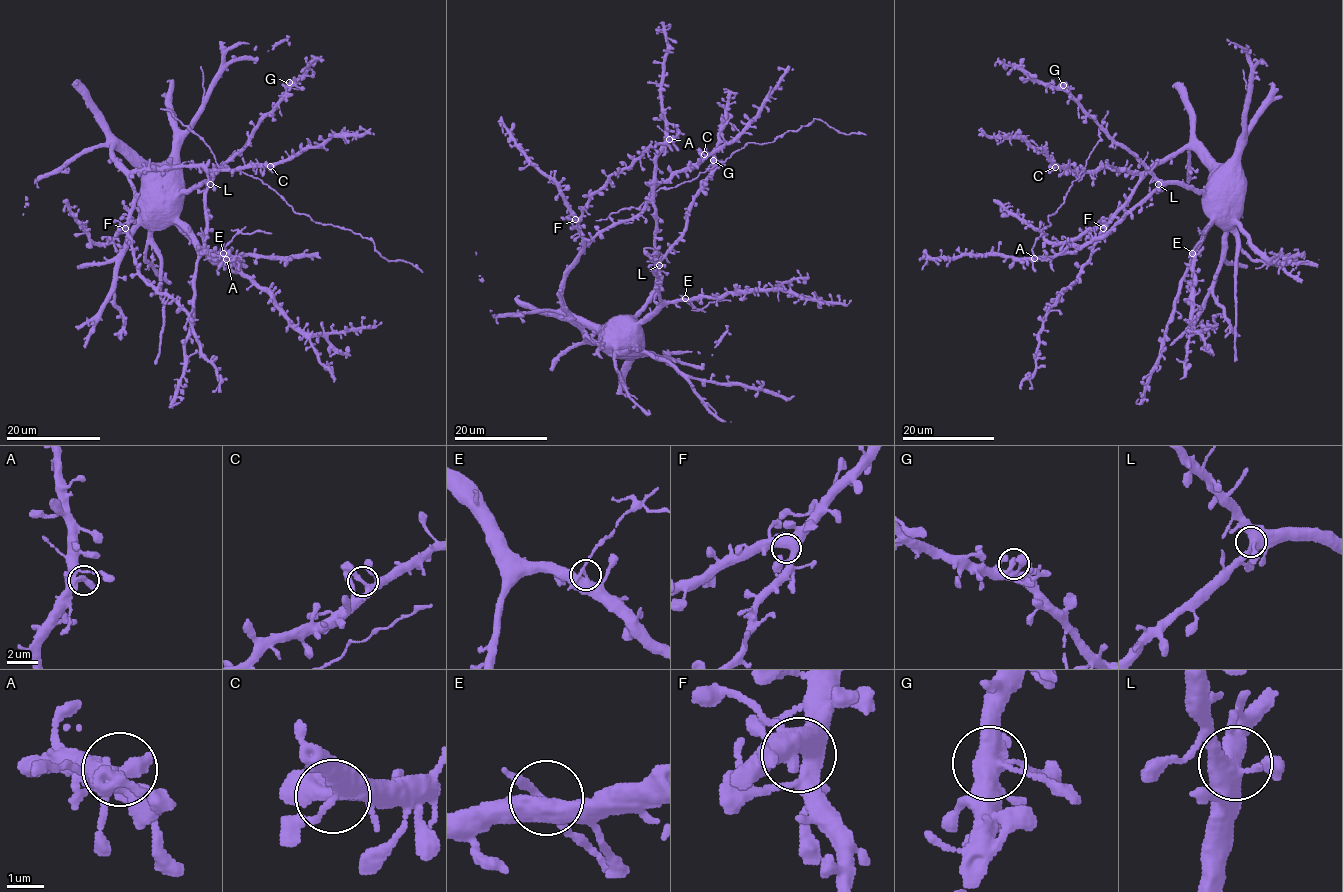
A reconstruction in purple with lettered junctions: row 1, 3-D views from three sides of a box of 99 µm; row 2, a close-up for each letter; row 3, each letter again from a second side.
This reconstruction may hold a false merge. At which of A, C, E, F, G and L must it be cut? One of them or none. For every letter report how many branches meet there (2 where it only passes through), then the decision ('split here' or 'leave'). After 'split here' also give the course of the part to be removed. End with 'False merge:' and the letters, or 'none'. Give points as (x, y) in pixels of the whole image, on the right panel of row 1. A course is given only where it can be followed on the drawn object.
A: branches 4; leave
C: branches 4; leave
E: branches 4; split here; course (1192, 252), (1205, 233), (1198, 230), (1201, 233)
F: branches 4; leave
G: branches 4; leave
L: branches 4; leave
False merge: E

